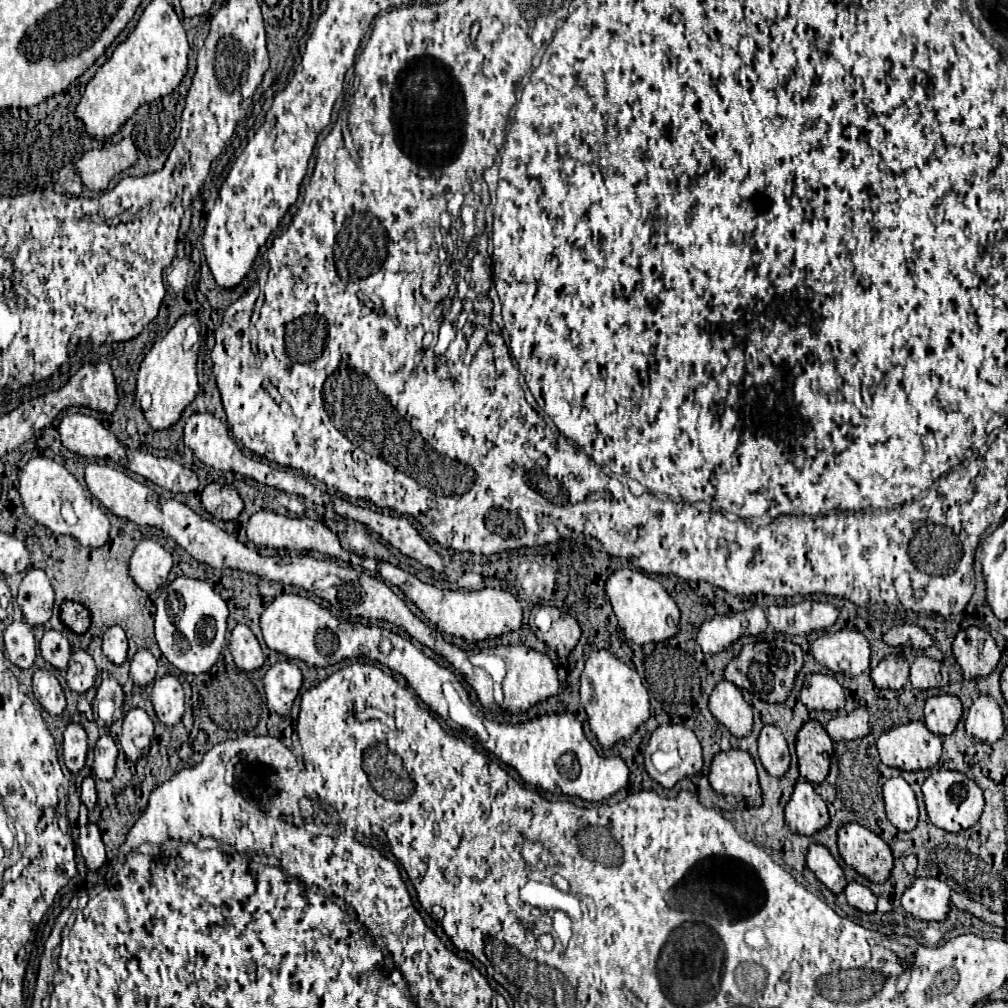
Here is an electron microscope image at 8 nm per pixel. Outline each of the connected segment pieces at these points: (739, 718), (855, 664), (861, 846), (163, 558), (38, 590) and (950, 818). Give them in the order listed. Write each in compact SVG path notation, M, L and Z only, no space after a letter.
M718 682L710 694L708 706L712 716L734 736L744 738L752 732L752 708L732 682Z
M838 630L838 632L824 634L824 636L814 640L812 654L814 654L818 664L826 666L832 672L840 672L840 666L844 662L848 664L846 672L852 672L852 676L858 676L858 674L862 674L870 668L870 644L868 644L866 636L860 630Z
M846 824L838 830L842 860L870 882L884 882L892 870L890 846L872 830L860 824Z
M140 540L130 558L130 576L134 582L146 590L156 592L168 578L172 568L172 554L156 540Z
M30 570L24 576L16 602L22 608L24 620L30 626L42 626L50 620L52 604L54 604L54 590L44 570Z
M932 770L932 774L922 784L922 792L924 792L926 812L928 812L930 820L932 820L932 824L936 824L938 828L942 828L946 832L968 830L980 818L982 808L984 808L982 790L978 788L978 784L974 780L970 780L962 772Z

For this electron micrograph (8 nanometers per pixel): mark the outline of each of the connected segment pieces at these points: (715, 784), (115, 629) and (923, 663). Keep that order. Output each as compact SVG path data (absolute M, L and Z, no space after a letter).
M740 748L718 752L712 760L708 780L716 792L746 798L752 806L758 806L762 802L754 760Z
M110 626L104 632L102 638L102 652L106 654L106 658L114 664L122 664L126 660L126 652L128 652L128 640L126 634L120 626Z
M918 656L910 664L910 682L914 688L928 690L928 688L942 688L948 684L948 670L942 662Z

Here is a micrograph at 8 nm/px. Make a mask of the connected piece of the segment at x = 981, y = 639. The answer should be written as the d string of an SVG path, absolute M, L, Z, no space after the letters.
M970 626L956 634L952 652L966 678L988 676L1000 658L1000 650L988 630Z

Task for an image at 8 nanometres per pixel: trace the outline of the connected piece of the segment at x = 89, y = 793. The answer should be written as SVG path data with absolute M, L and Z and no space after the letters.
M86 776L82 782L82 802L88 806L88 810L92 810L96 804L96 786L92 776Z

